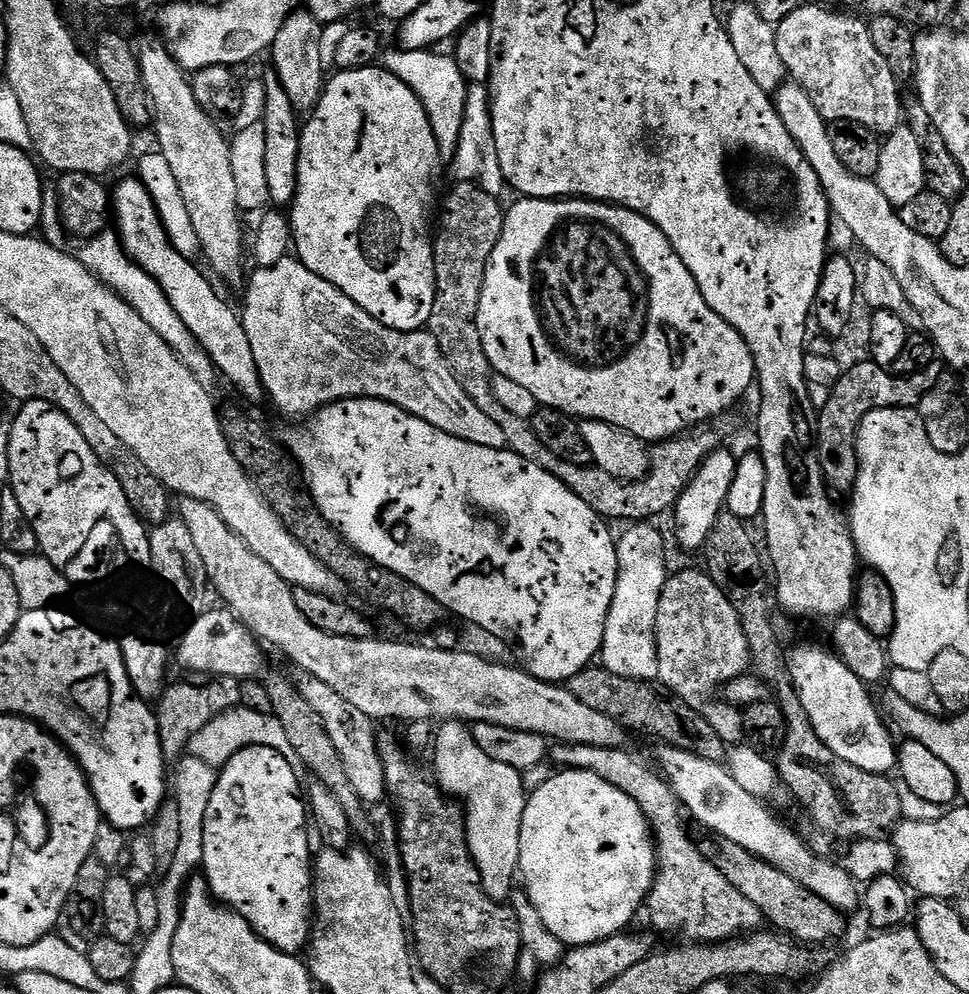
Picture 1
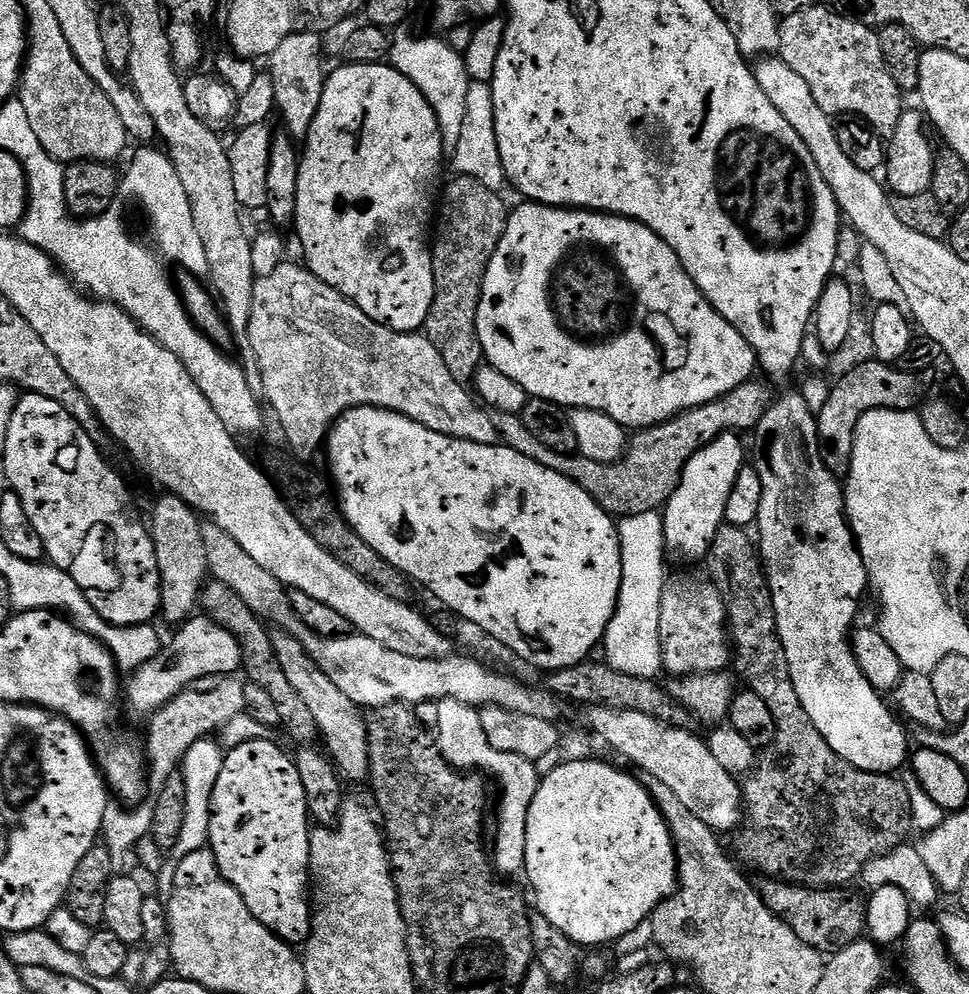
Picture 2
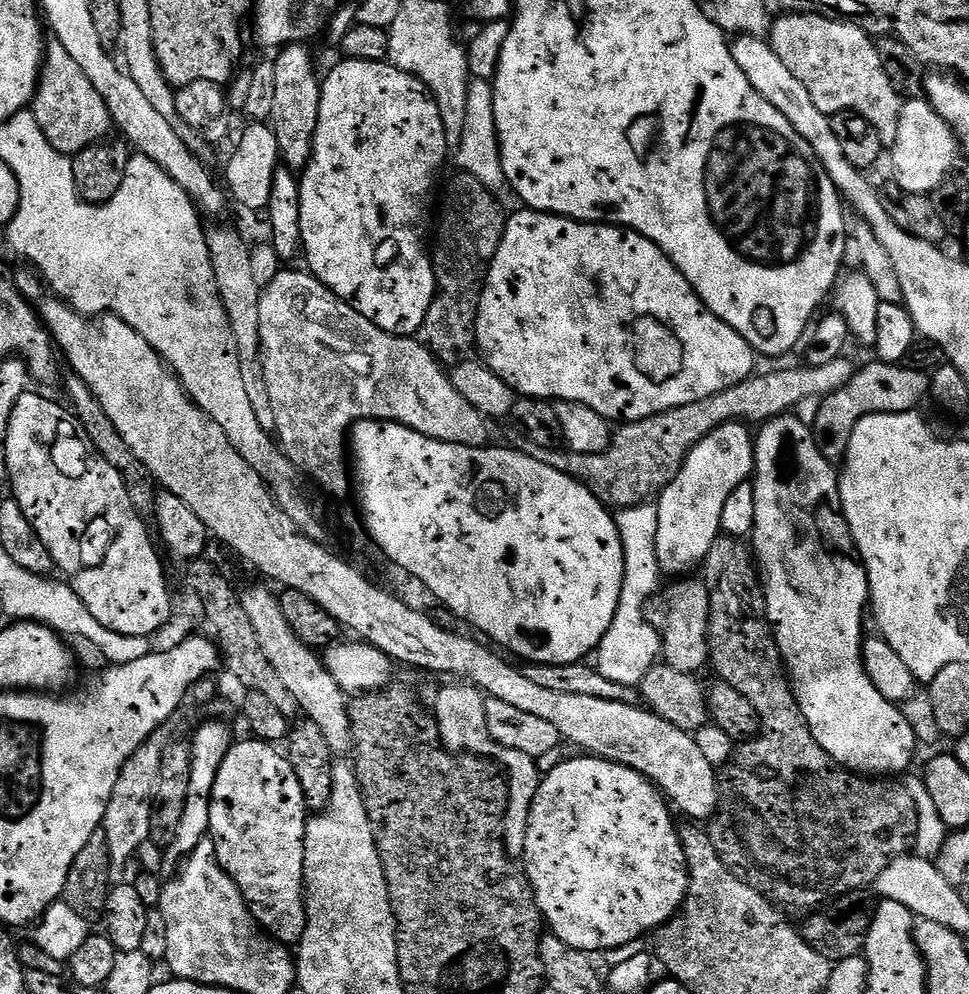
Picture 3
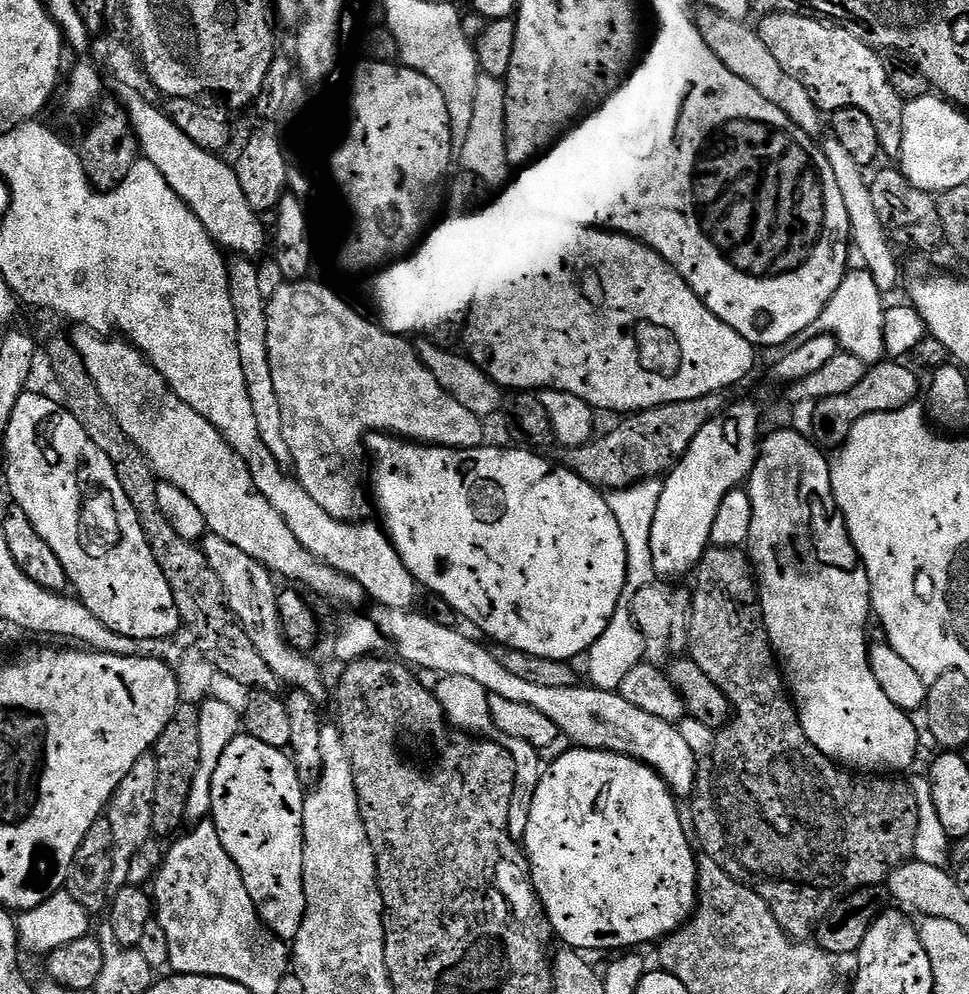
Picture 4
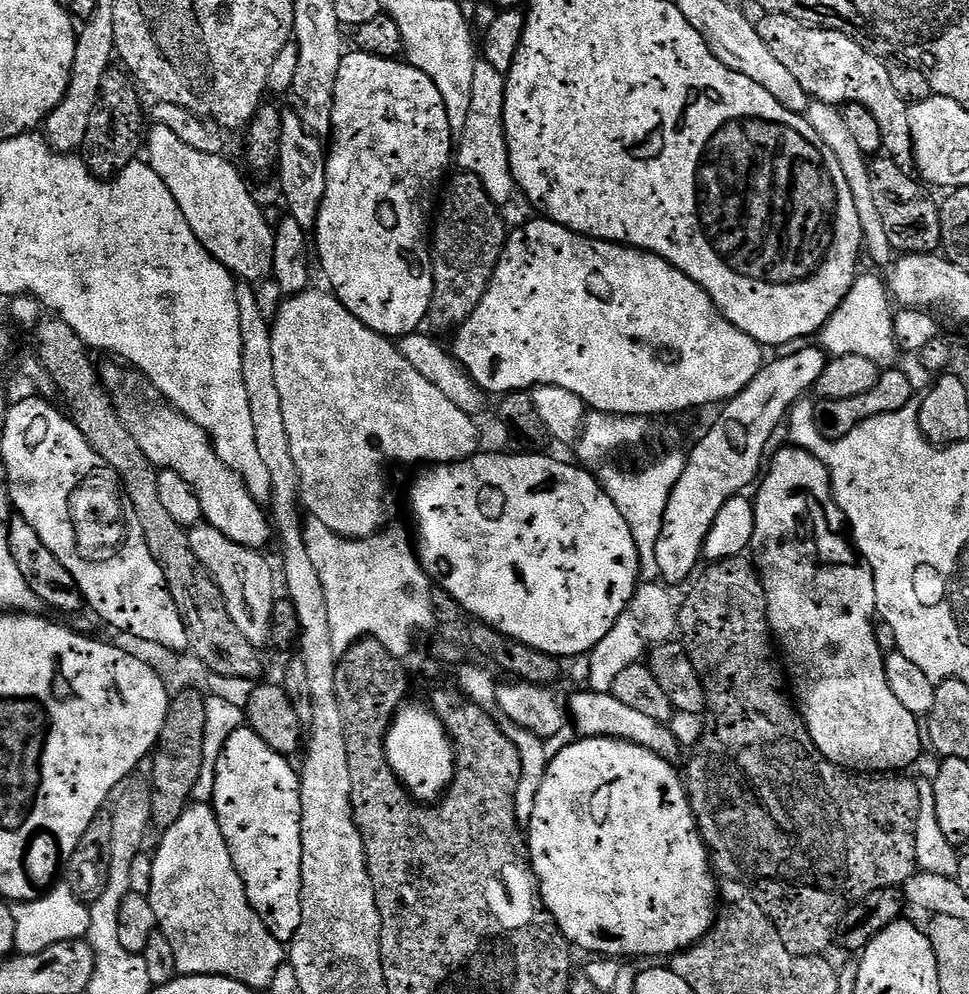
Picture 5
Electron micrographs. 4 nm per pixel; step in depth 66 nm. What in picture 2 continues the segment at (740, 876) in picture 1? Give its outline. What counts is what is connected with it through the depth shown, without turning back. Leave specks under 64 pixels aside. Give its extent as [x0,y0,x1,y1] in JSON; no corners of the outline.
[759,878,868,954]

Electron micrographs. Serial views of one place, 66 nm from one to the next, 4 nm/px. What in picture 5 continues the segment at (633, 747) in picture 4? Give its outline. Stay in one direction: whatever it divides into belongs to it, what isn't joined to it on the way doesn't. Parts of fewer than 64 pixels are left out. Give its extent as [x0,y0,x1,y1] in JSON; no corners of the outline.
[566,690,682,761]

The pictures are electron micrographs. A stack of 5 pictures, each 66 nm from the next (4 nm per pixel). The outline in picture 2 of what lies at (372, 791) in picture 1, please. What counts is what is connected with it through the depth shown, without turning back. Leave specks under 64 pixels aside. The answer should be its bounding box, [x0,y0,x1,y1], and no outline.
[271,630,368,780]

